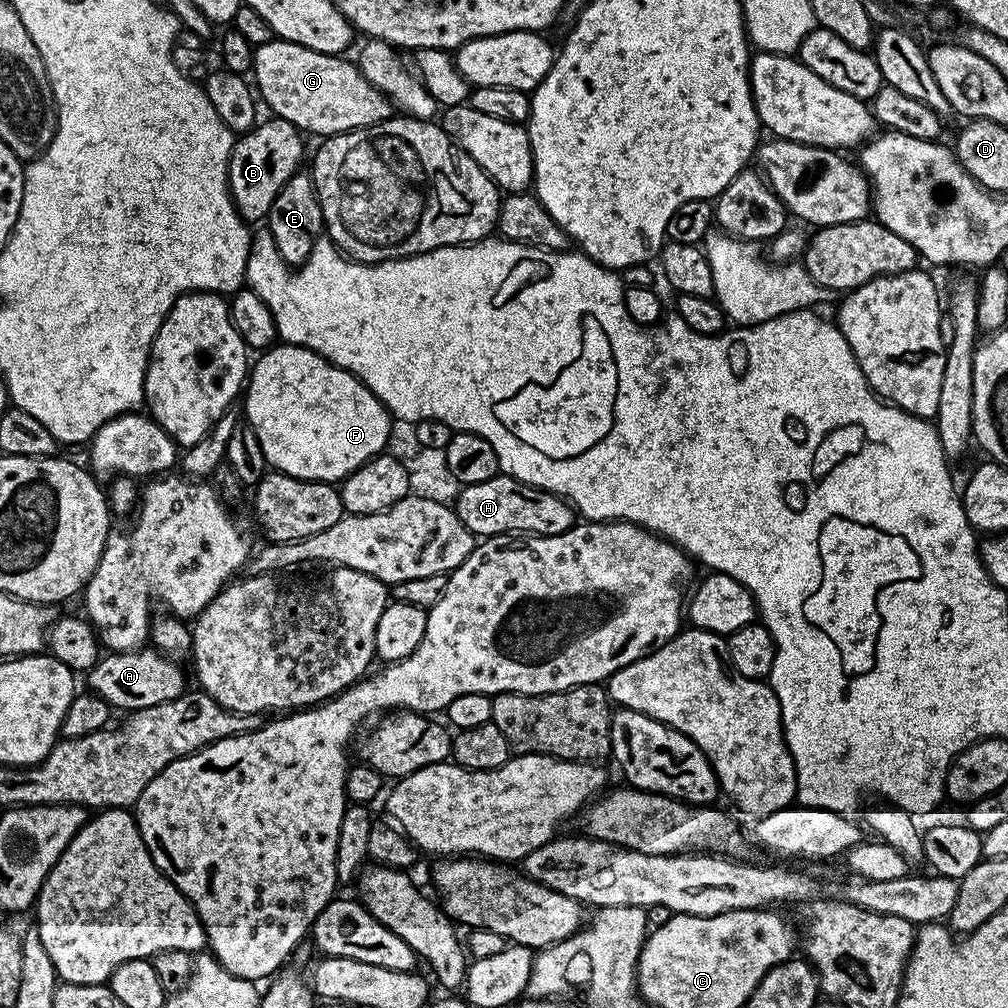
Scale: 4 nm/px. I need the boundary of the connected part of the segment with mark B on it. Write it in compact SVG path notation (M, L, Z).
M279 118L257 123L255 128L243 133L233 143L228 159L228 189L234 206L245 222L263 221L267 217L278 190L295 172L301 171L300 159L304 156L304 140L301 129Z

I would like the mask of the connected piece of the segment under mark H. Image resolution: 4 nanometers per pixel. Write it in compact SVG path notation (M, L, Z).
M503 474L486 482L463 485L455 498L454 511L458 519L477 538L505 534L553 536L562 534L574 523L574 509L563 496L555 496Z

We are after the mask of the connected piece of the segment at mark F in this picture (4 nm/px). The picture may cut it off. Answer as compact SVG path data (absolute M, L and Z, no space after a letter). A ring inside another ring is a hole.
M280 342L267 350L261 351L257 356L260 357L257 360L255 357L254 363L251 365L246 377L246 387L242 392L242 404L244 400L243 419L254 430L254 434L258 434L258 442L262 445L262 454L266 458L266 462L275 471L284 472L288 476L293 476L299 480L317 480L323 484L336 484L337 482L344 481L351 472L358 470L367 460L373 460L388 448L393 417L379 398L353 372L348 372L345 368L339 368L331 360L322 358L316 352L302 347L301 344L285 344Z

